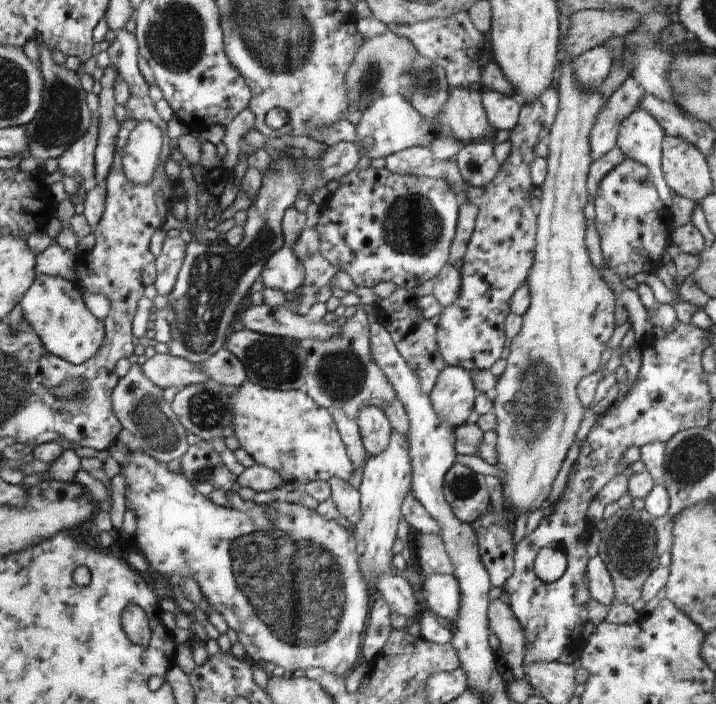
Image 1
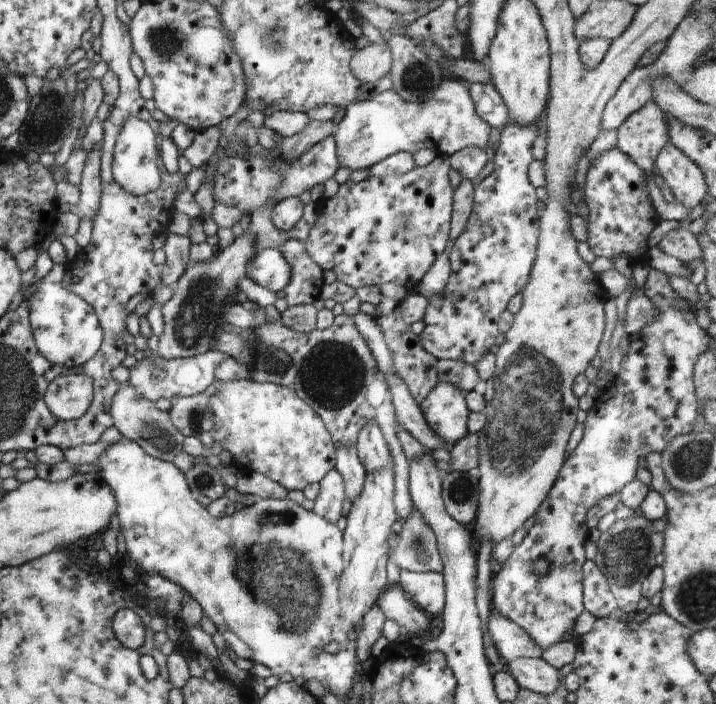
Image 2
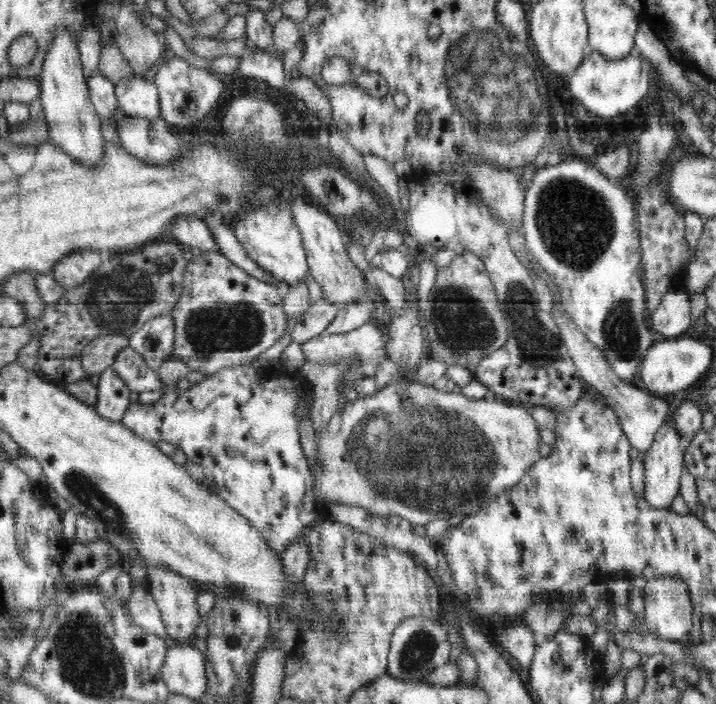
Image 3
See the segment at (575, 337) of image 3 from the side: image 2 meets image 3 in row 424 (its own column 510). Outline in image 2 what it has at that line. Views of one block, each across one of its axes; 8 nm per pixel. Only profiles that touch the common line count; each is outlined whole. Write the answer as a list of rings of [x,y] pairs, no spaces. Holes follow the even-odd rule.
[[[495,610],[488,616],[487,629],[498,655],[508,662],[521,657],[543,656],[542,648],[518,624]]]

